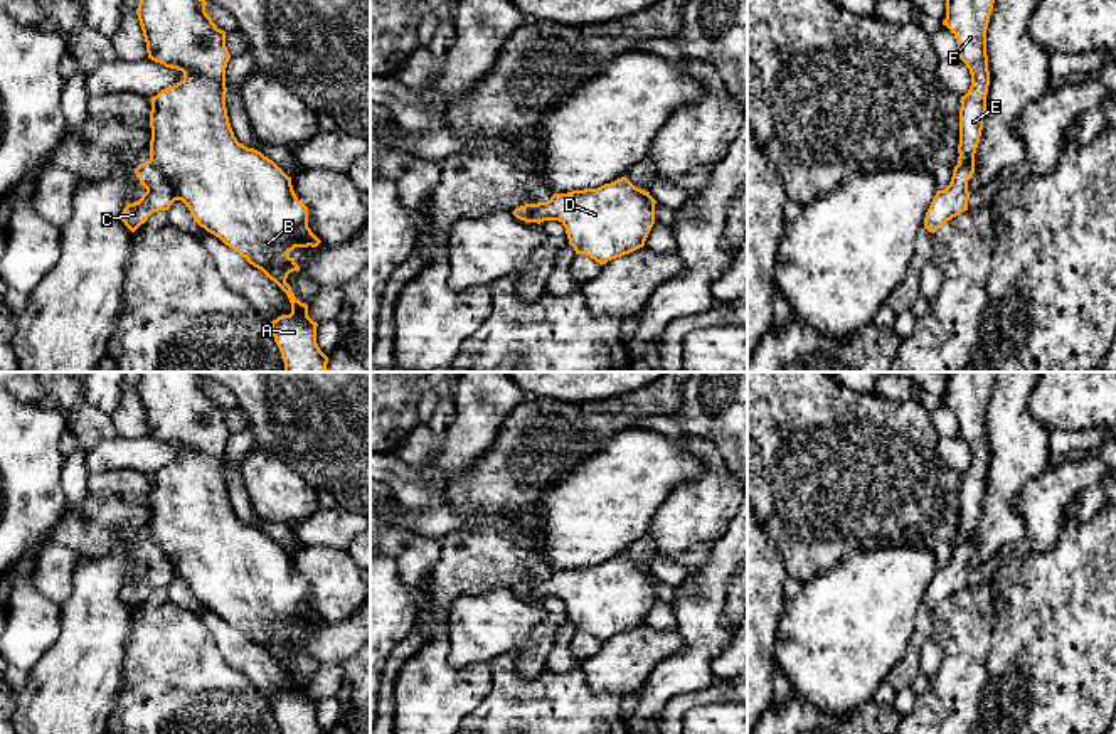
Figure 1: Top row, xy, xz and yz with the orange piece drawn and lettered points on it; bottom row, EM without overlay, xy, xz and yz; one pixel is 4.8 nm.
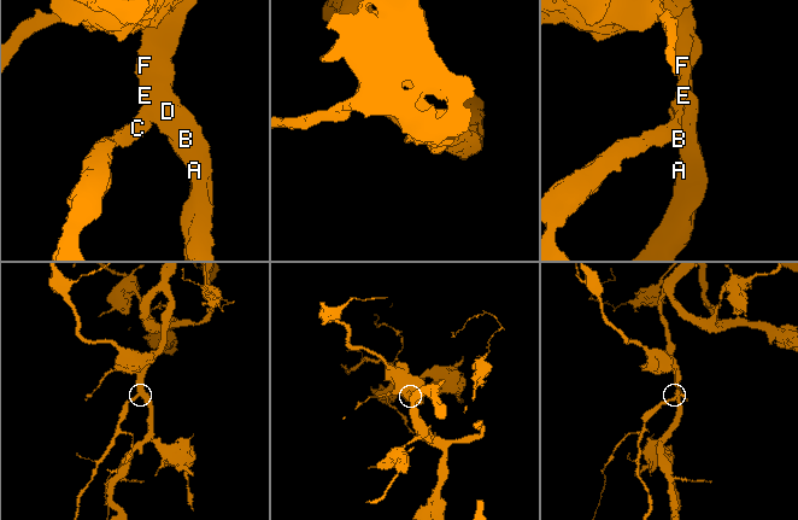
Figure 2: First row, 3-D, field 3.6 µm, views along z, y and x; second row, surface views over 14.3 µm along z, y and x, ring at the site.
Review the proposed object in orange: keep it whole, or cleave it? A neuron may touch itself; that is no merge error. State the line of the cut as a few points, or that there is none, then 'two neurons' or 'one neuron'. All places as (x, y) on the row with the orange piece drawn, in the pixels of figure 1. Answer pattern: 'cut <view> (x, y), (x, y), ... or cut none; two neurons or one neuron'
cut xy (148, 160), (172, 184), (175, 199); two neurons

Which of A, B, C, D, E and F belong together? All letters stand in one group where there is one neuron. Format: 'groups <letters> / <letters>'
groups A B D E F / C

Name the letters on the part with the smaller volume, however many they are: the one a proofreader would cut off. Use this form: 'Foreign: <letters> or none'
Foreign: C

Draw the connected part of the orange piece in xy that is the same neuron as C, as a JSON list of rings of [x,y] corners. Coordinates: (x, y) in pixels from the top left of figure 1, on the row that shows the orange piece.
[[[150,160],[140,163],[135,173],[146,192],[121,212],[121,221],[131,232],[145,224],[153,212],[168,210],[175,202],[173,184]]]

